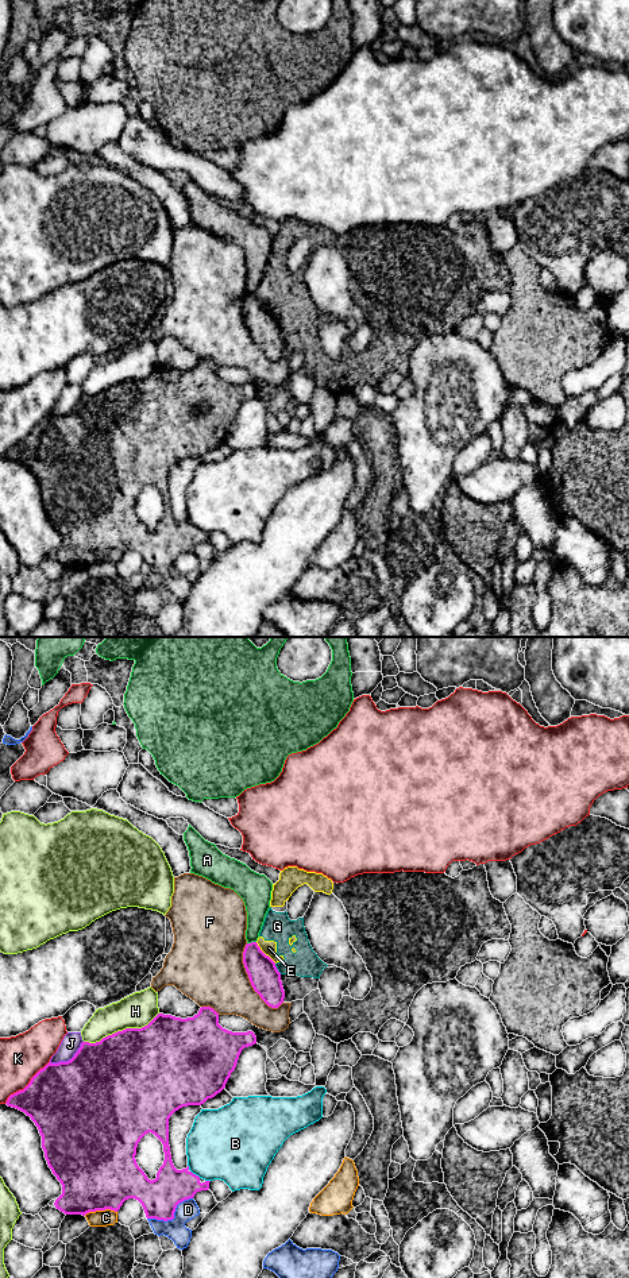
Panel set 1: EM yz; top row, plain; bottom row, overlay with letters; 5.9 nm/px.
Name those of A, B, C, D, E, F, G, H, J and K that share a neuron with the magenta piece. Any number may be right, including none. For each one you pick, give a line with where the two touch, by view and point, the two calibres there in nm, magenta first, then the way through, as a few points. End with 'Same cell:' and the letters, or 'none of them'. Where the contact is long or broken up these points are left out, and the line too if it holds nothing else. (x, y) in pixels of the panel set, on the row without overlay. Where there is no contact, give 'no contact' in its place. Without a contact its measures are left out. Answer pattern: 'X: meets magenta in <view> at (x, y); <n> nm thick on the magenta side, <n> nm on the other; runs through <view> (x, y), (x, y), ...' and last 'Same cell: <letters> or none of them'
Same cell: none of them

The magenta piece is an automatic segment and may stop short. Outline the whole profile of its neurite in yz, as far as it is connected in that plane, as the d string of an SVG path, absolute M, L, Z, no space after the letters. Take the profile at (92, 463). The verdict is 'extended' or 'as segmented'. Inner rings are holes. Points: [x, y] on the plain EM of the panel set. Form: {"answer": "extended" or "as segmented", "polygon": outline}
{"answer": "as segmented", "polygon": "M201 359L197 367L186 371L158 366L147 378L142 381L126 381L103 390L100 394L96 395L82 394L78 404L67 414L49 414L31 430L30 436L23 443L11 447L5 456L30 468L39 482L39 486L42 489L42 501L45 503L47 517L62 537L62 547L54 555L55 560L65 567L85 568L89 564L105 561L117 564L126 552L135 551L142 556L147 571L157 571L163 574L173 572L177 557L185 552L193 551L197 544L208 543L211 533L205 533L201 536L200 529L193 526L189 522L189 518L182 522L177 522L174 520L169 498L169 471L180 460L188 457L201 457L208 451L212 451L217 445L220 445L225 440L231 425L235 422L242 402L255 395L256 389L252 383L228 383L219 377L219 366L213 360ZM148 484L154 486L162 494L165 505L163 517L159 520L157 530L153 533L147 530L135 511L138 495Z"}

